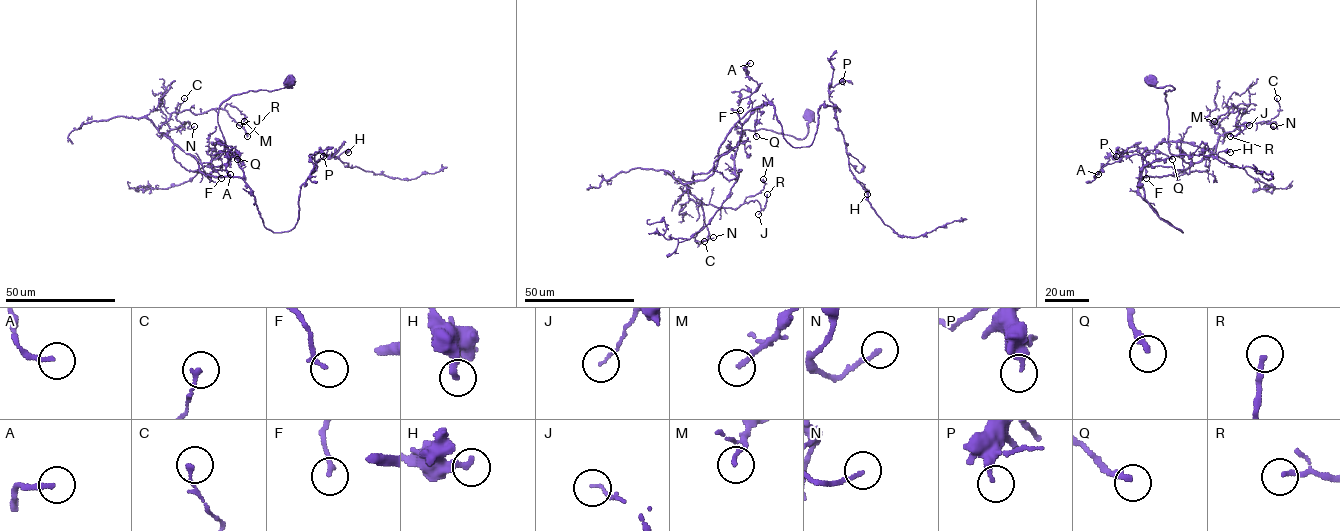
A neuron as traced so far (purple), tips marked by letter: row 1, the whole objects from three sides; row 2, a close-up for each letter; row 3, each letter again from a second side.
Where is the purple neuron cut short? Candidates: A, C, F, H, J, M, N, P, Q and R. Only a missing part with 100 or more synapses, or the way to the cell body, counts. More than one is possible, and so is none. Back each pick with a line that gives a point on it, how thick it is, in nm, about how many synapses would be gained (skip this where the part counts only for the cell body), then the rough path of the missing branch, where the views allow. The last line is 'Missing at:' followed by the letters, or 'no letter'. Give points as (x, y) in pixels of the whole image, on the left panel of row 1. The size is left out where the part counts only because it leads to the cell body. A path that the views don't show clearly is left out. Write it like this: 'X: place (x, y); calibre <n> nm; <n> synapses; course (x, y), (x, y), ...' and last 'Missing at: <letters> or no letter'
Missing at: no letter

